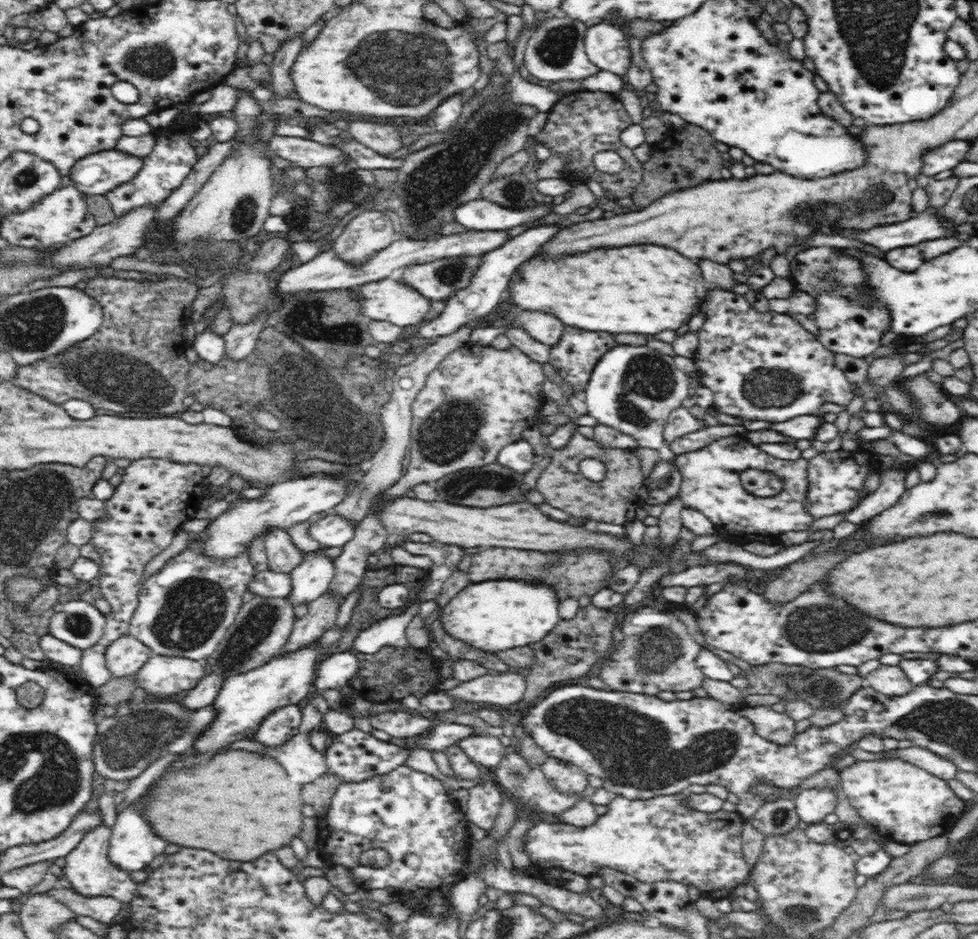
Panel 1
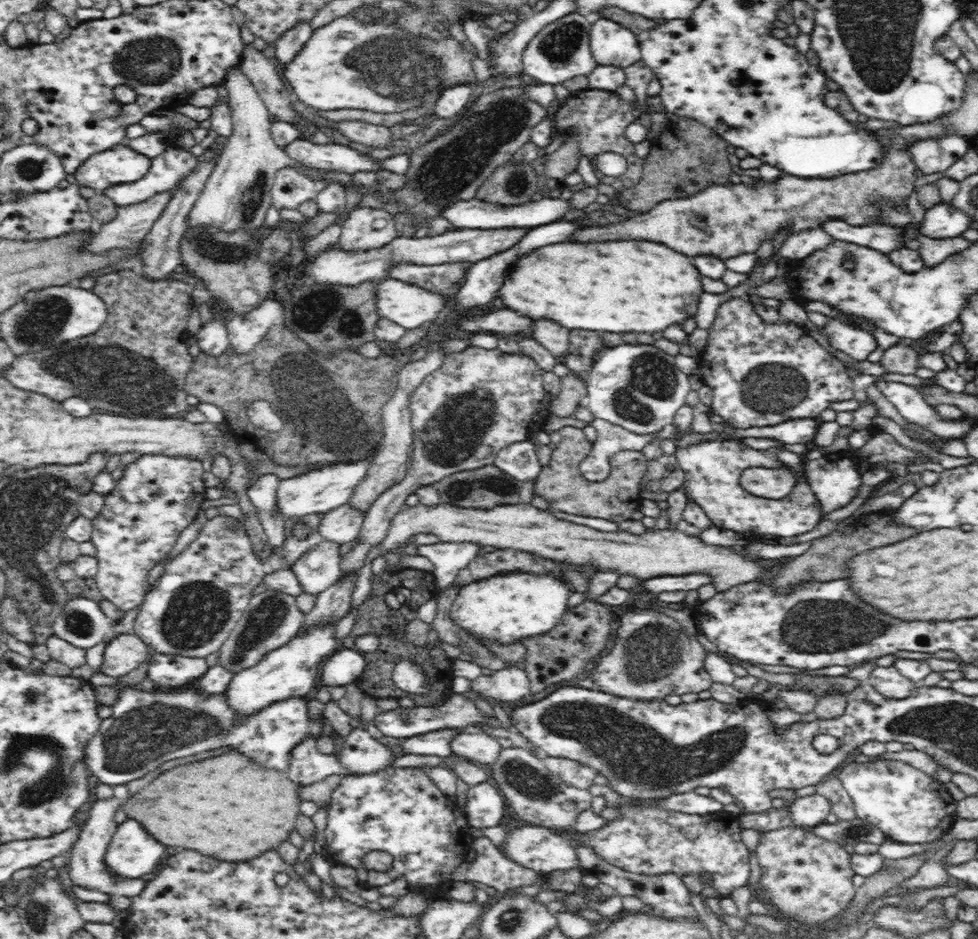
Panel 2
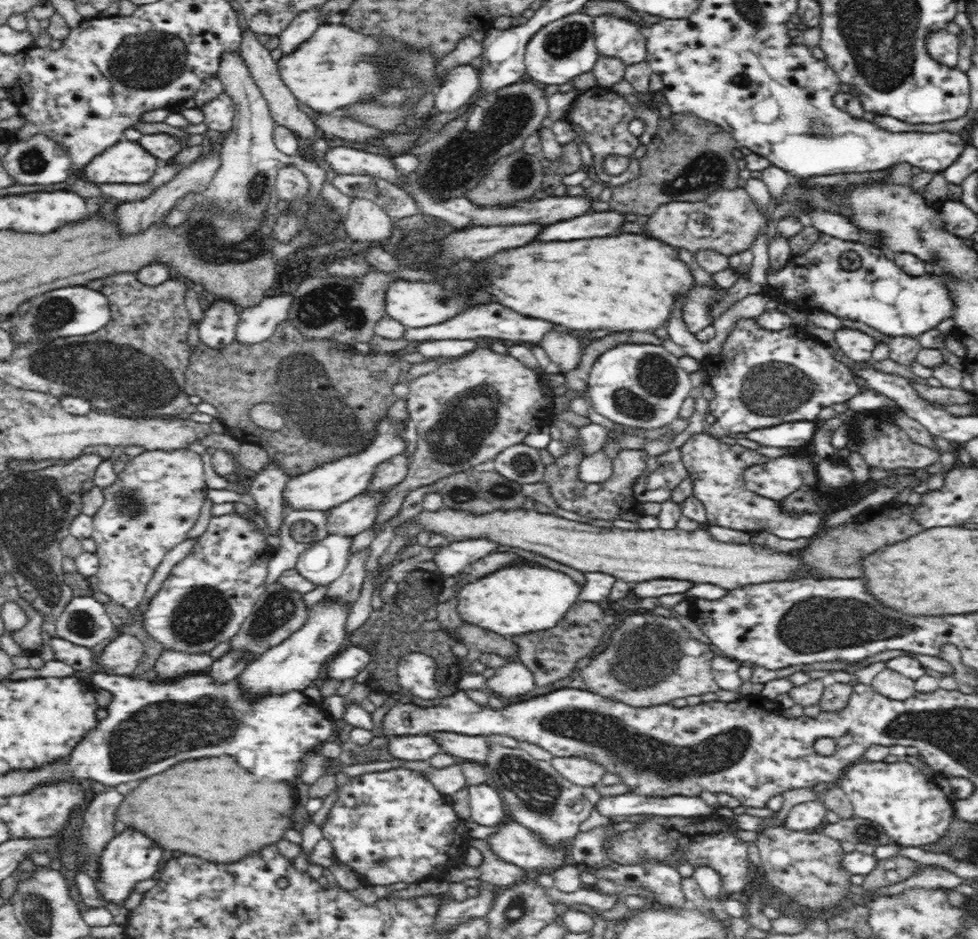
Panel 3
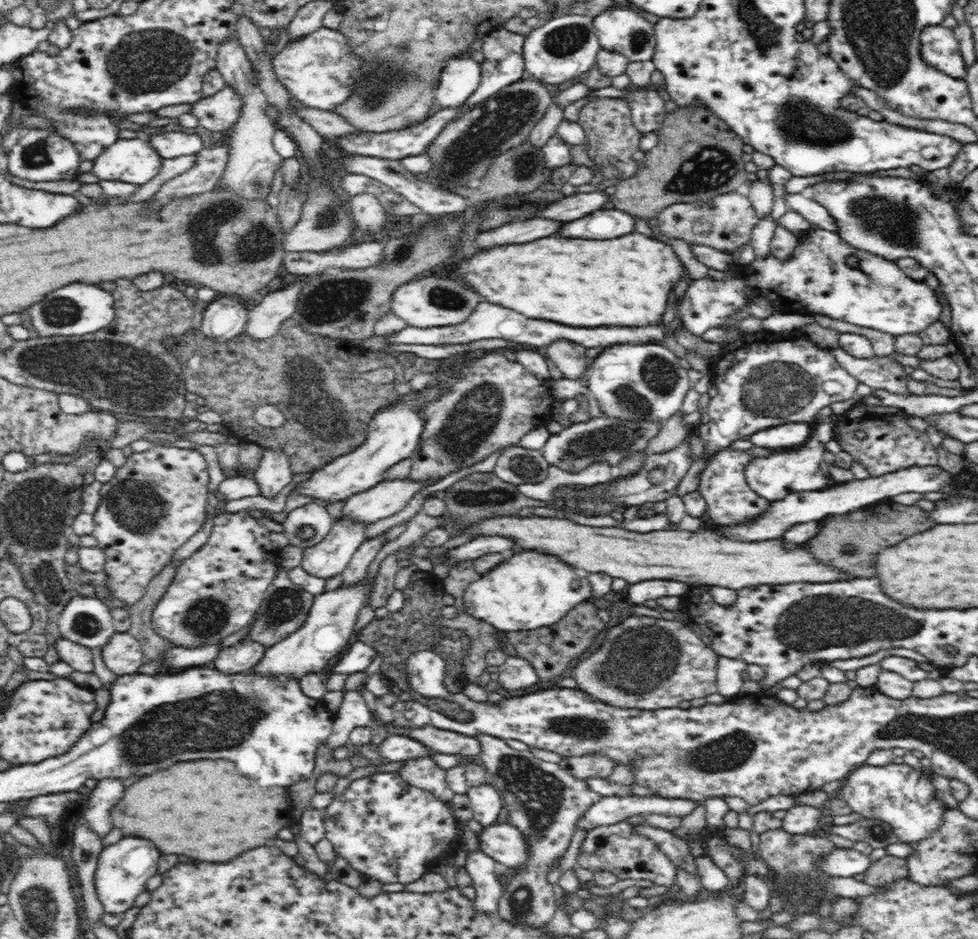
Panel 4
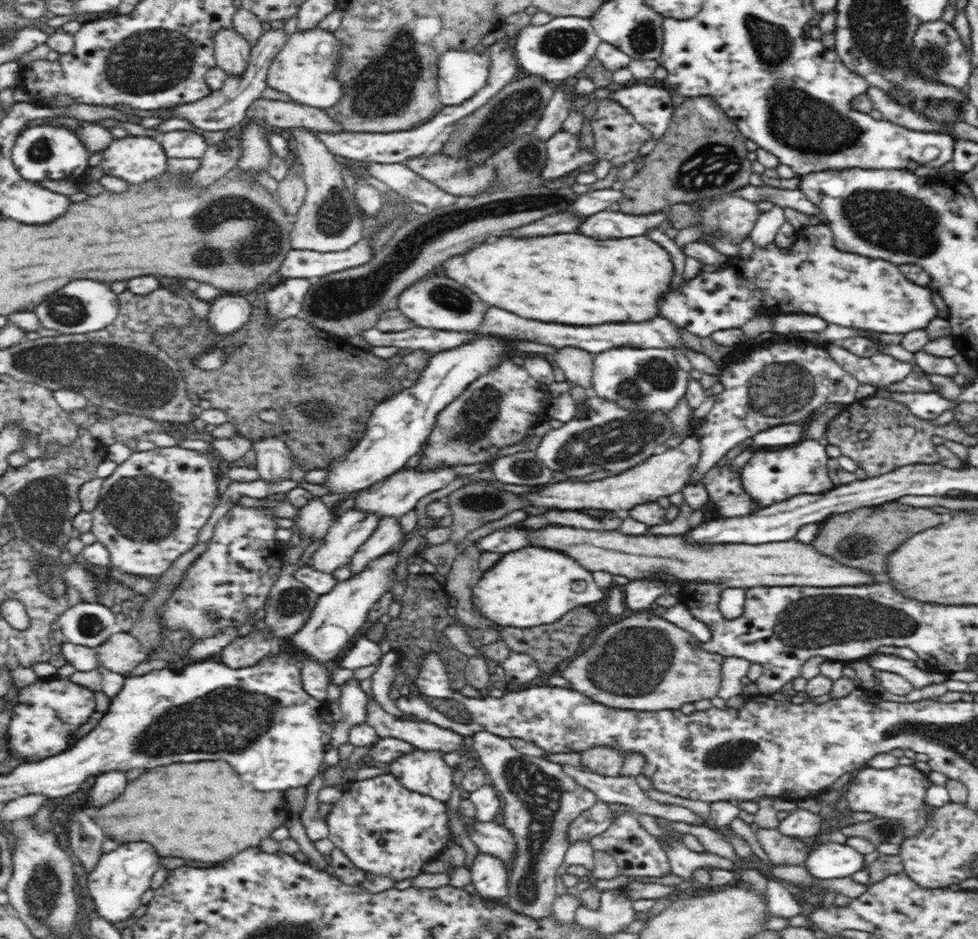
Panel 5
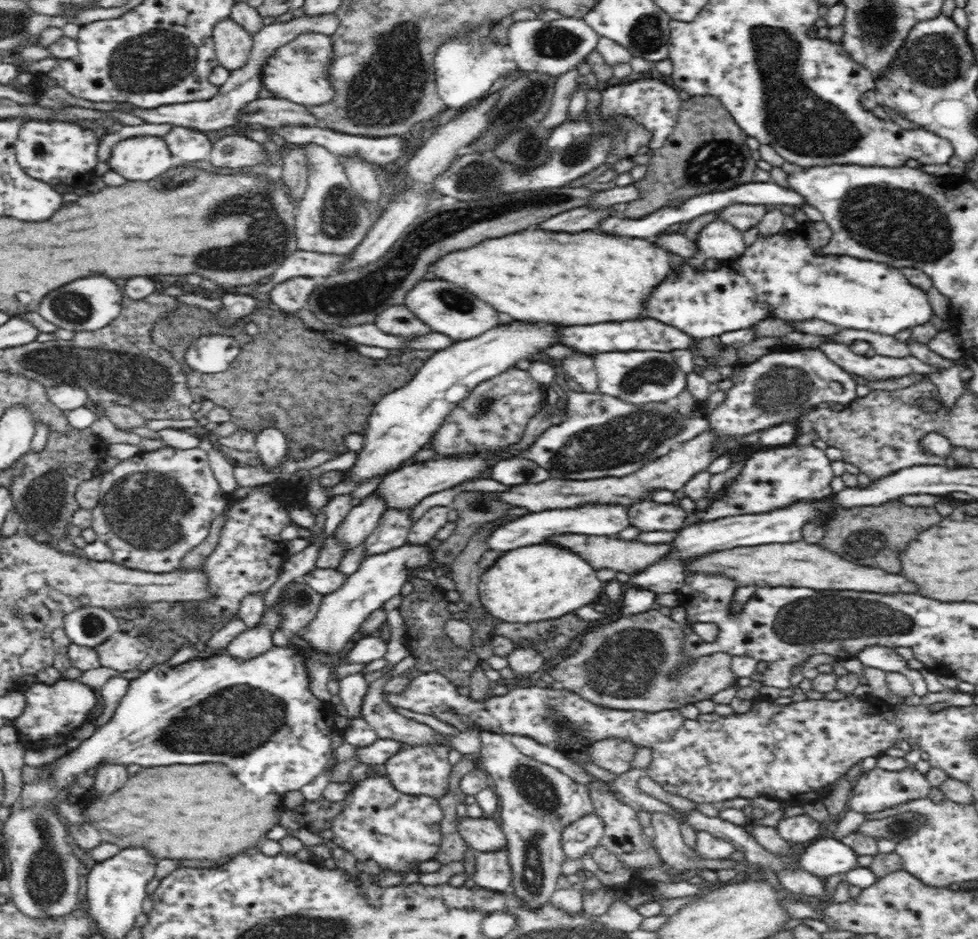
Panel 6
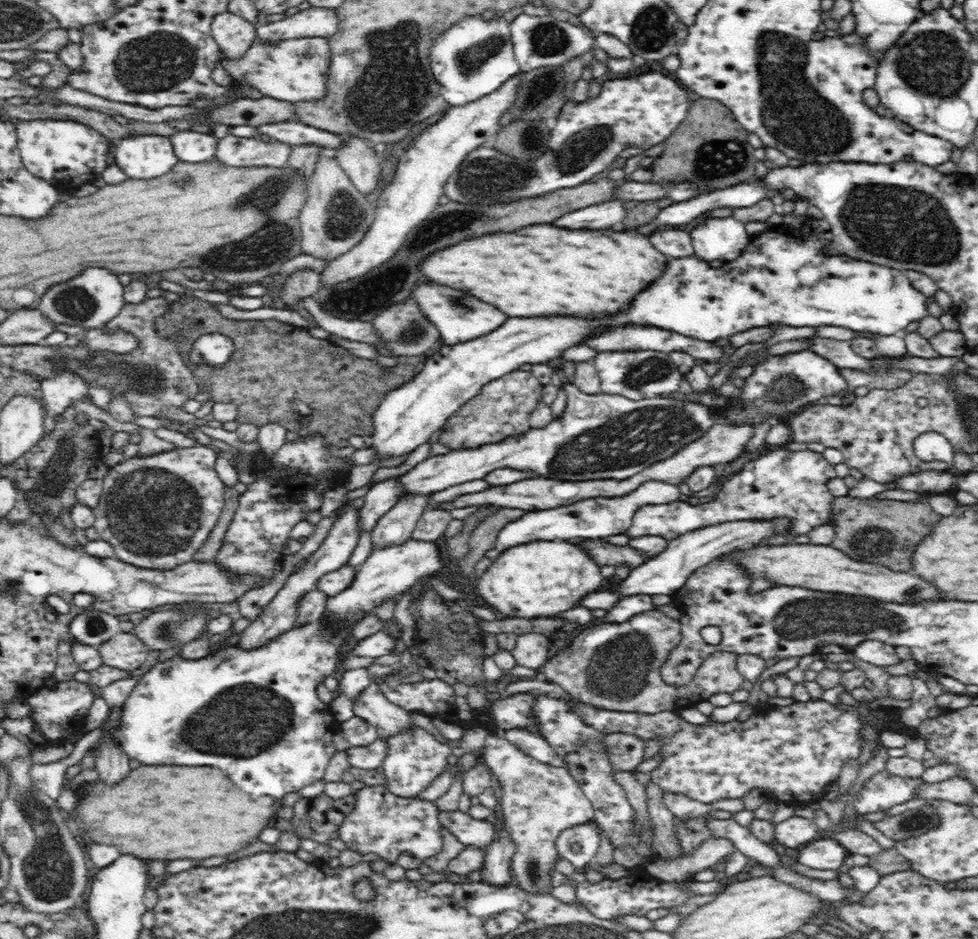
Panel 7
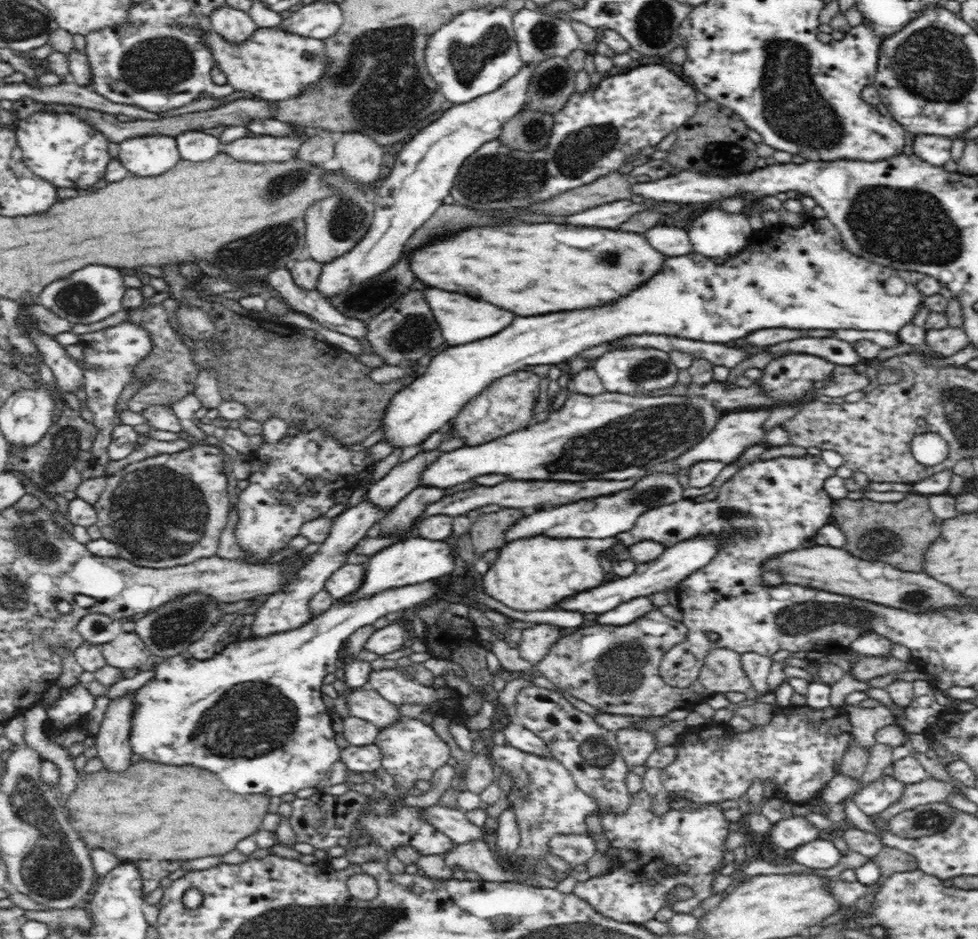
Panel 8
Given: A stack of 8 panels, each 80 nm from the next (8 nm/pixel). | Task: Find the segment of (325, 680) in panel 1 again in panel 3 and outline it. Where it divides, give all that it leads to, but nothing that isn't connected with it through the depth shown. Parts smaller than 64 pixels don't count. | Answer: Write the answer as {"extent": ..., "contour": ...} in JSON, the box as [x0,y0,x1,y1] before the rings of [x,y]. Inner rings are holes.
{"extent":[327,646,371,682],"contour":[[[349,646],[346,650],[332,658],[328,663],[327,679],[343,682],[358,676],[362,670],[371,667],[370,653],[364,646]]]}

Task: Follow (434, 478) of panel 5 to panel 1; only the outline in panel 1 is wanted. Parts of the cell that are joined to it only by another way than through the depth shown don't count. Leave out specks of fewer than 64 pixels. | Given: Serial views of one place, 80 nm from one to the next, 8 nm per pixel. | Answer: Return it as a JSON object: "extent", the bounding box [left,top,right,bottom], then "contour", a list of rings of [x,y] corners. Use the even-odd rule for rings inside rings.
{"extent":[308,515,354,548],"contour":[[[329,515],[322,519],[308,521],[308,535],[316,539],[322,548],[342,547],[354,536],[354,525],[348,519]]]}

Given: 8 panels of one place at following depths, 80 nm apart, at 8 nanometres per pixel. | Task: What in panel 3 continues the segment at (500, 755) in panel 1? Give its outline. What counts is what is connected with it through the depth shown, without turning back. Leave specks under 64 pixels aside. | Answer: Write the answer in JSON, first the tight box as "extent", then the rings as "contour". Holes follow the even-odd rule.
{"extent":[426,729,490,764],"contour":[[[427,729],[426,734],[434,737],[444,749],[444,753],[448,755],[481,764],[485,764],[488,759],[490,742],[489,738],[484,735],[455,734],[443,731],[429,733]]]}

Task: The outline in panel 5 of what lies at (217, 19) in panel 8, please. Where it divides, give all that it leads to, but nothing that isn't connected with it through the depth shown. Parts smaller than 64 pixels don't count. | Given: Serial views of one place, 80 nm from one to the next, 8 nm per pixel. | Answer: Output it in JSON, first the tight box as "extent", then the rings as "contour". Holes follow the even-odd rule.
{"extent":[213,27,251,77],"contour":[[[232,27],[217,32],[213,53],[217,67],[228,77],[244,74],[251,55],[250,45],[244,36]]]}

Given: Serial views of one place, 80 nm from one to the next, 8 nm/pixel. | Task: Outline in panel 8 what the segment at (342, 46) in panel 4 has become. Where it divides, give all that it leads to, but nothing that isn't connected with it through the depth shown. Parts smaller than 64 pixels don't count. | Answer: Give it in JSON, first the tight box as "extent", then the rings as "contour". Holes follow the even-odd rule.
{"extent":[205,27,327,102],"contour":[[[274,27],[257,28],[252,38],[240,42],[240,45],[232,45],[232,42],[224,41],[217,32],[210,30],[205,42],[211,49],[216,66],[224,71],[229,88],[252,92],[262,100],[278,102],[300,96],[320,82],[327,69],[323,40],[287,34]]]}

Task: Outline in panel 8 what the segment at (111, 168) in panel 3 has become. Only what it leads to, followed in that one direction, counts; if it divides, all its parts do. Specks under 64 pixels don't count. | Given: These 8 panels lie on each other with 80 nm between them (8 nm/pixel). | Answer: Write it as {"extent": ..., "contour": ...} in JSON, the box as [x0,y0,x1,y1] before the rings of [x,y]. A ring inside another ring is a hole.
{"extent":[117,135,181,177],"contour":[[[154,135],[128,138],[119,143],[117,159],[129,174],[155,177],[167,172],[181,161],[176,139]]]}

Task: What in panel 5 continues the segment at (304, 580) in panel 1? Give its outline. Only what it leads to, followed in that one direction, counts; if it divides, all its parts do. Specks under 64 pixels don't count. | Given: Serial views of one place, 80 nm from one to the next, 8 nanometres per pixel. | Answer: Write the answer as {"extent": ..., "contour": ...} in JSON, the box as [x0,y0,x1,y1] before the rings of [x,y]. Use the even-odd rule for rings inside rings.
{"extent":[310,510,379,574],"contour":[[[348,510],[331,525],[320,546],[310,554],[310,569],[330,574],[351,562],[354,553],[372,536],[379,519],[372,514]]]}

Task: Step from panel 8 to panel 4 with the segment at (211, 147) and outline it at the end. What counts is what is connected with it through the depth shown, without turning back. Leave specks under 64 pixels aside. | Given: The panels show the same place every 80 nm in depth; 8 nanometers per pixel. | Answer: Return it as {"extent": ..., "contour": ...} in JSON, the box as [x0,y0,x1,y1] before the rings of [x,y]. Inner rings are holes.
{"extent":[146,132,204,159],"contour":[[[165,132],[152,136],[146,136],[146,141],[158,151],[163,159],[182,156],[182,154],[196,154],[204,148],[202,139],[197,133],[186,134],[184,132]]]}

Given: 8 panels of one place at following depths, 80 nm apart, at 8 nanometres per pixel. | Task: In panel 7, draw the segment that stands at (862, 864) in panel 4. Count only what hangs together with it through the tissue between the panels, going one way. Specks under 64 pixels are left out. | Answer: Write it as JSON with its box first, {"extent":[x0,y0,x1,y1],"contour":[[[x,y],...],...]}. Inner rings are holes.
{"extent":[798,838,852,870],"contour":[[[818,838],[800,852],[798,863],[814,870],[838,870],[844,864],[851,865],[852,854],[833,838]]]}

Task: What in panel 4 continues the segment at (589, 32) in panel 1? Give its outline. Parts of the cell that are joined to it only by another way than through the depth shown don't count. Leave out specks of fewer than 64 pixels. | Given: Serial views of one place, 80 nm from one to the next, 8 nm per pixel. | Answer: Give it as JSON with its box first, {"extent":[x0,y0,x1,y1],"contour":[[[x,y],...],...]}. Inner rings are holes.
{"extent":[593,6,656,62],"contour":[[[625,6],[593,17],[600,48],[622,54],[628,62],[652,60],[656,46],[655,25]]]}

